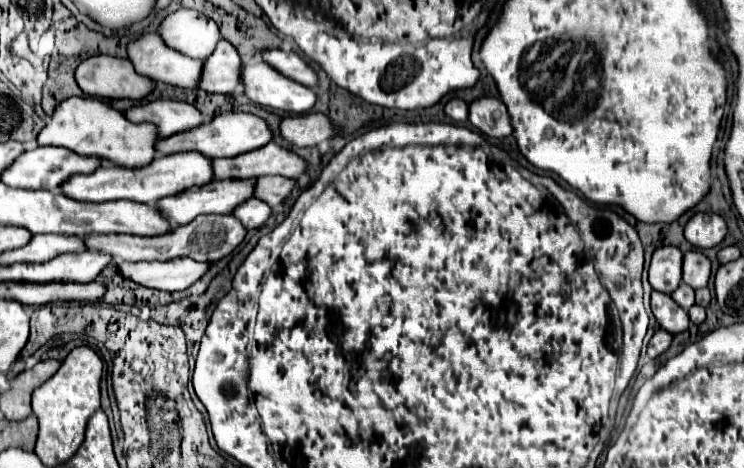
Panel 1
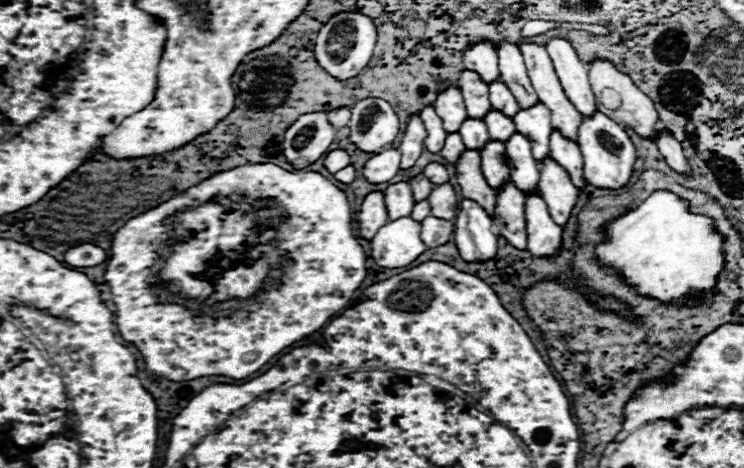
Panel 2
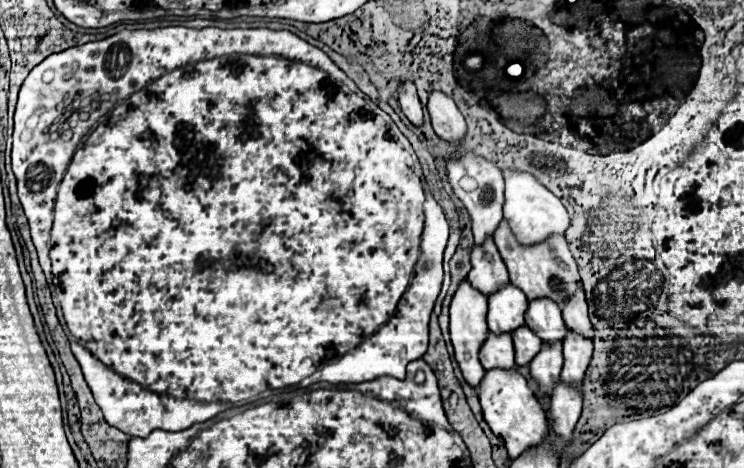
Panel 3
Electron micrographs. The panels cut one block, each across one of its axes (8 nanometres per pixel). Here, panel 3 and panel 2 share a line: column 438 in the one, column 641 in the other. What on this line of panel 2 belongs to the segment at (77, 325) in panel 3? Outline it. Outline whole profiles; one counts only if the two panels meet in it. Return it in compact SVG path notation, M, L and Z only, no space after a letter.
M654 192L638 210L630 212L628 216L616 220L610 230L610 242L596 248L596 254L602 264L610 264L620 268L626 280L636 286L640 294L650 294L662 300L680 298L694 290L706 290L714 286L716 274L722 270L722 256L720 256L720 236L712 232L712 222L704 216L692 216L686 212L686 202L678 200L674 194L668 192Z

